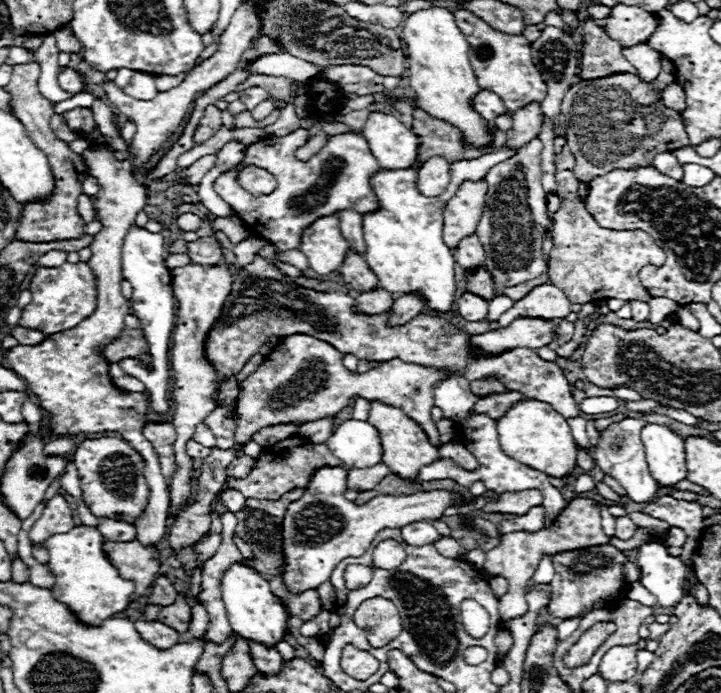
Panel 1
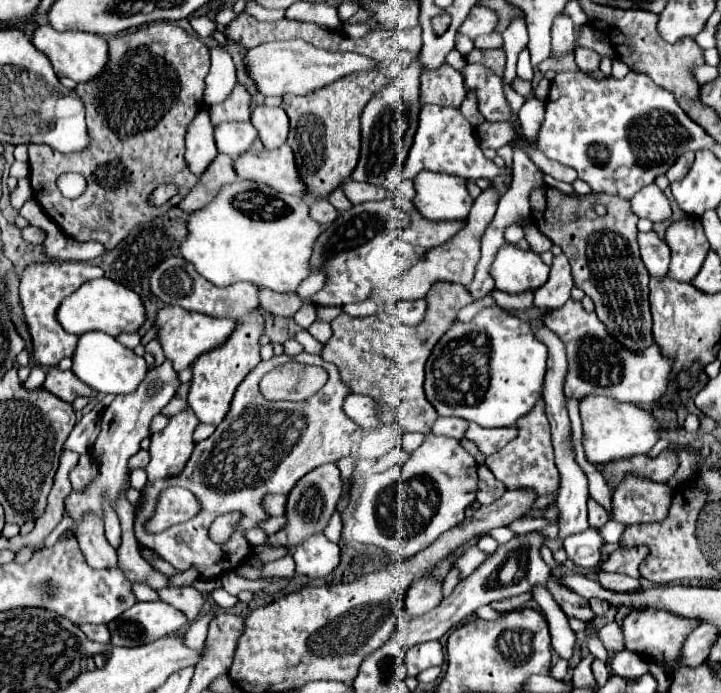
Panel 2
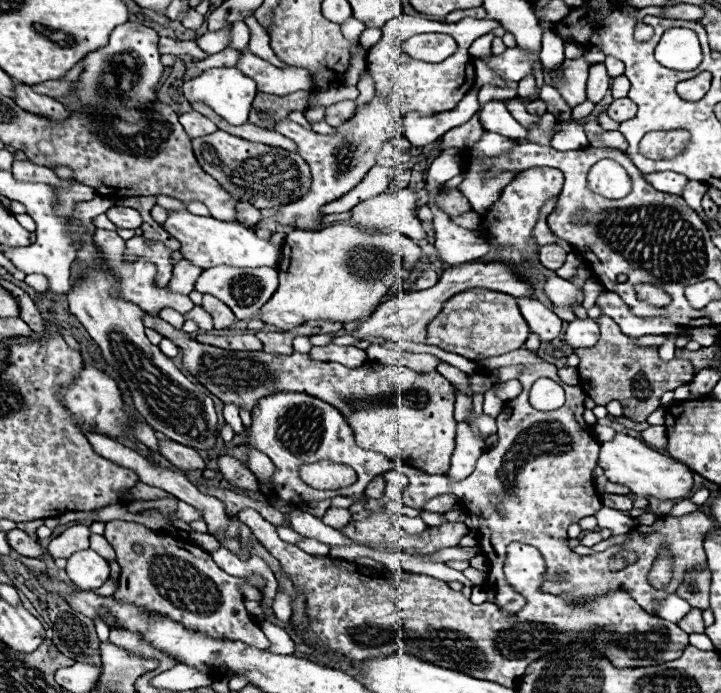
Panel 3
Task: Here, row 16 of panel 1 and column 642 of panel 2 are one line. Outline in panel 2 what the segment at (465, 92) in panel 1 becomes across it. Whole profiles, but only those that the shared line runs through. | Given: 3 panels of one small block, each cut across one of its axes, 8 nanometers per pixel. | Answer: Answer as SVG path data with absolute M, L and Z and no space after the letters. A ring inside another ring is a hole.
M586 396L586 400L582 400L580 404L580 416L584 426L582 446L586 452L586 460L594 466L606 464L606 460L648 454L662 432L660 422L648 410L632 402L610 400L606 396Z

